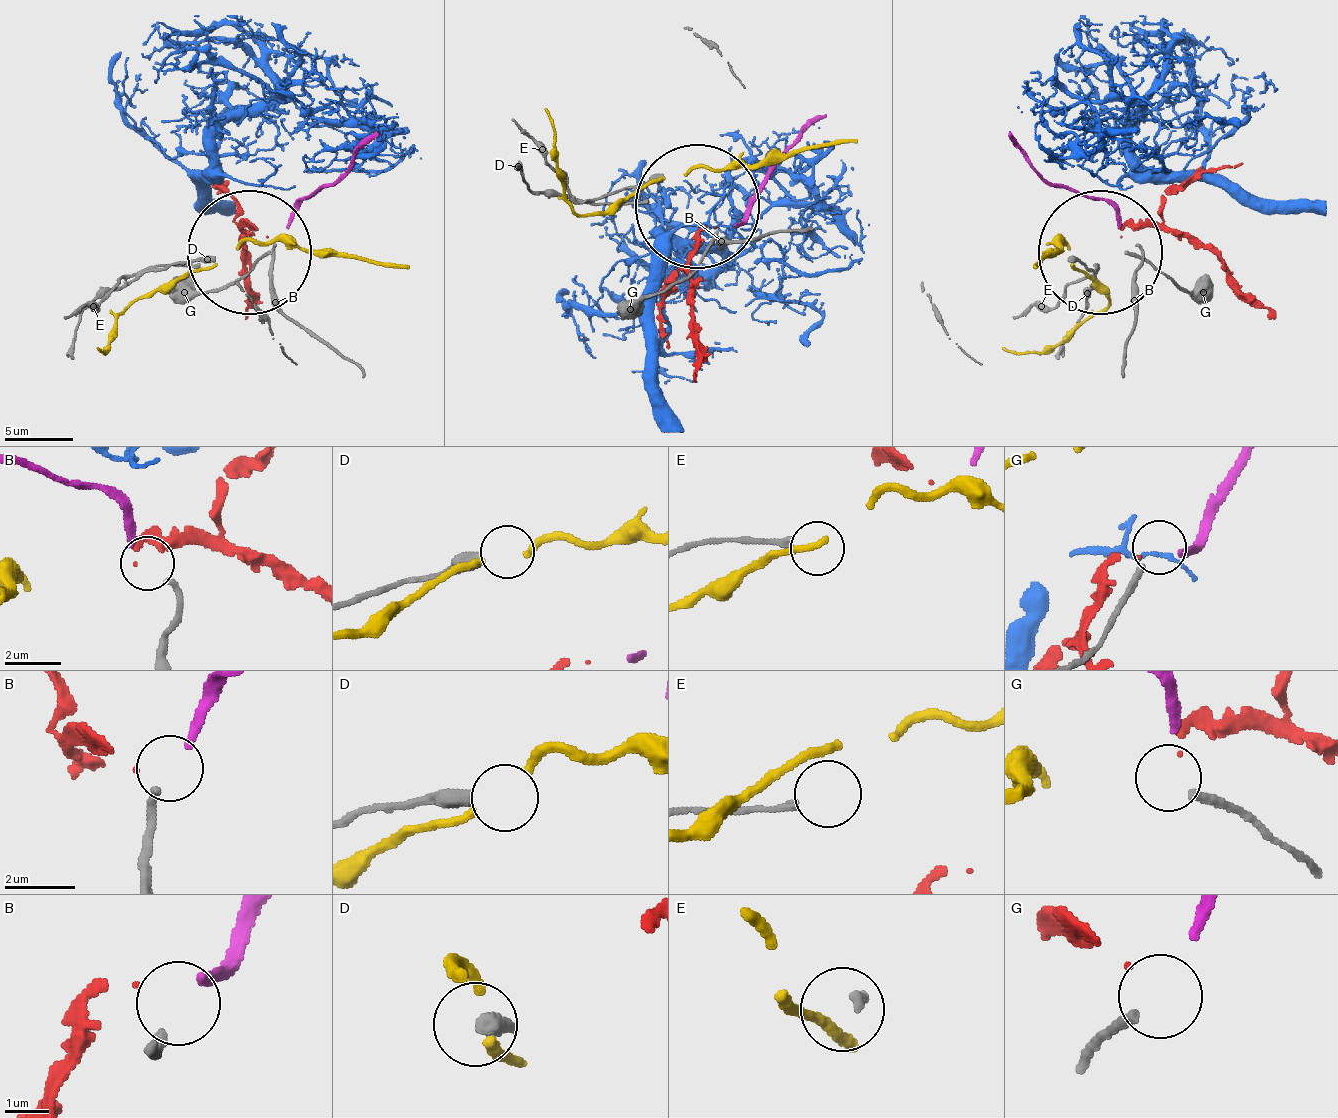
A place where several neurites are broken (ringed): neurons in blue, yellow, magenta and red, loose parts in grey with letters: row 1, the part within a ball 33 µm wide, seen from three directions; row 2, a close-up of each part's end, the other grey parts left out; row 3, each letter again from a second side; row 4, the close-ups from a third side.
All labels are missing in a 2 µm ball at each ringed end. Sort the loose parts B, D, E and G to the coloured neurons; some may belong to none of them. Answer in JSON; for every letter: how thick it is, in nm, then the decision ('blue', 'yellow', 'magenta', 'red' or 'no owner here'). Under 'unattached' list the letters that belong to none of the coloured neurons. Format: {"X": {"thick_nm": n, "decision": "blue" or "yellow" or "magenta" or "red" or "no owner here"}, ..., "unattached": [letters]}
{"B": {"thick_nm": 220, "decision": "magenta"}, "D": {"thick_nm": 480, "decision": "no owner here"}, "E": {"thick_nm": 240, "decision": "no owner here"}, "G": {"thick_nm": 240, "decision": "no owner here"}, "unattached": ["D", "E", "G"]}

